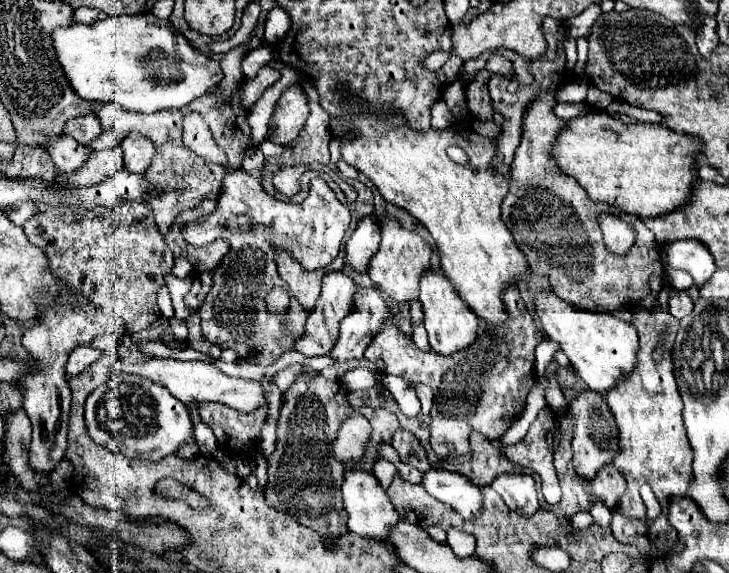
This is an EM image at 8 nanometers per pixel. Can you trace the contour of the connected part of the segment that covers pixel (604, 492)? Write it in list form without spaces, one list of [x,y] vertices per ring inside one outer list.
[[[606,466],[598,472],[598,486],[594,486],[592,492],[606,506],[614,506],[618,504],[624,490],[626,490],[626,480],[618,474],[614,466]]]

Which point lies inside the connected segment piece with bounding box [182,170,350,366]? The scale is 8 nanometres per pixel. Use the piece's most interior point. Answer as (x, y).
(234, 315)

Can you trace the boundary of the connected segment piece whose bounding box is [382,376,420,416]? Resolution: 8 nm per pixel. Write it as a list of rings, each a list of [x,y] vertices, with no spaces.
[[[384,376],[382,378],[382,384],[394,392],[394,398],[398,400],[398,406],[404,414],[408,416],[416,416],[420,412],[420,400],[416,398],[416,392],[410,384],[406,384],[402,378],[396,378],[396,376]]]

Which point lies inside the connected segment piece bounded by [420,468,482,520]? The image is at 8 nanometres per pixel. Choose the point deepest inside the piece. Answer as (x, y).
(453, 489)

